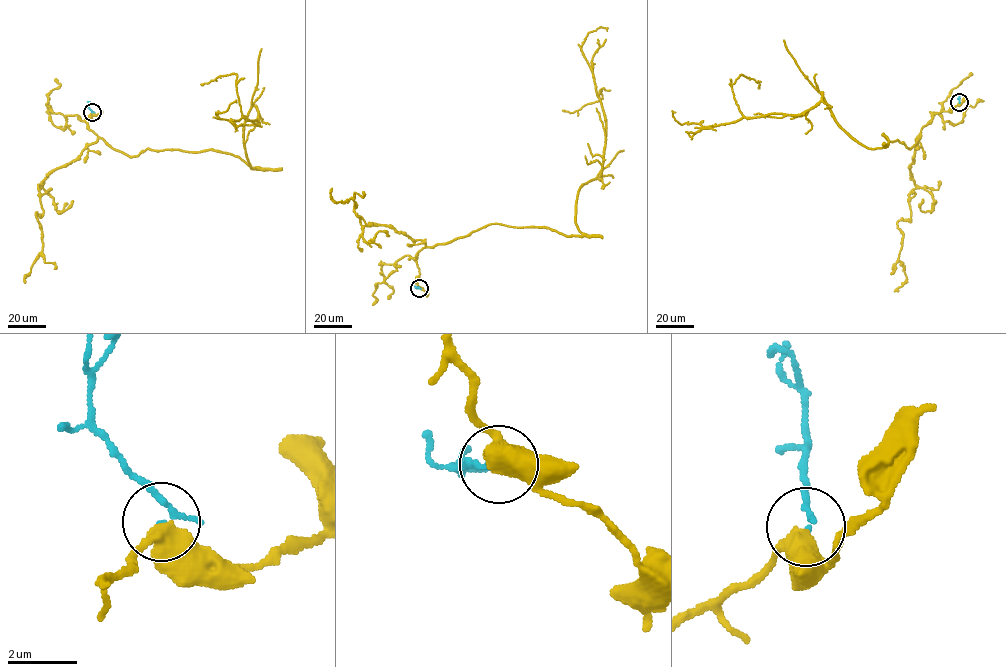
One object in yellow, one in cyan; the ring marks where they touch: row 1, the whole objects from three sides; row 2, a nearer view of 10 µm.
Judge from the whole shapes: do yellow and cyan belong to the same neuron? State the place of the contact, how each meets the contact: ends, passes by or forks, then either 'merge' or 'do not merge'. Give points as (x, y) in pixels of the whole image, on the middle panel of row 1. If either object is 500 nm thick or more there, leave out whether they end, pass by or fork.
(419, 288) | yellow passes by | cyan ends | do not merge

